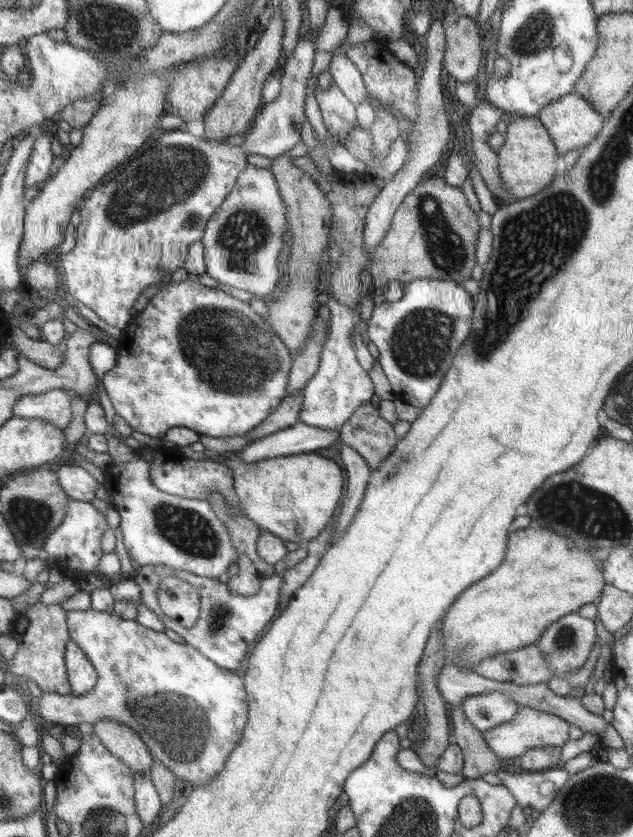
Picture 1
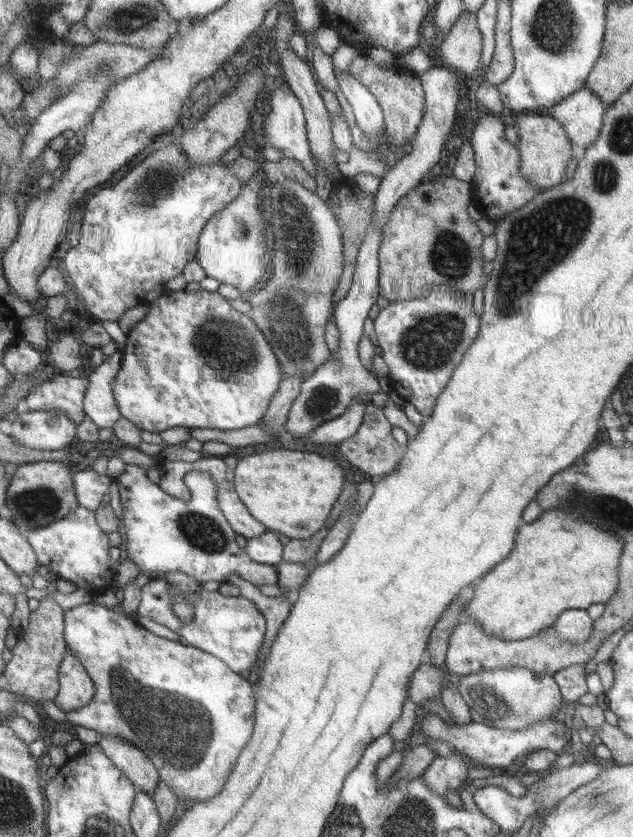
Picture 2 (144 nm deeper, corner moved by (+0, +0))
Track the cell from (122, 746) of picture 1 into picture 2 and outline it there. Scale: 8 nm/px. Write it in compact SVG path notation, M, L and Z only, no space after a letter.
M101 736L97 746L135 784L137 790L149 794L151 798L155 796L159 786L159 772L155 764L145 756L145 752L119 736Z

